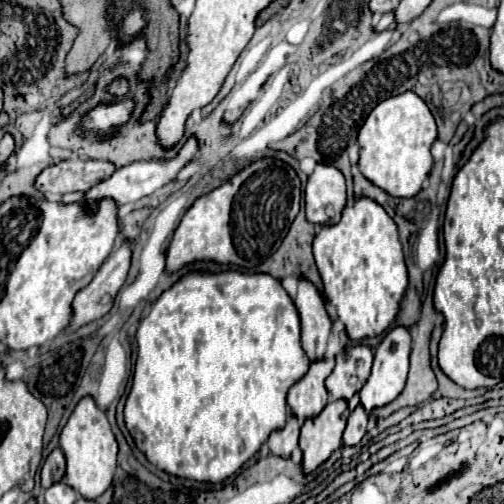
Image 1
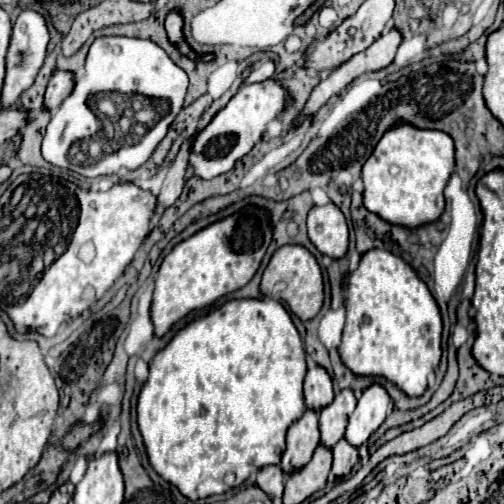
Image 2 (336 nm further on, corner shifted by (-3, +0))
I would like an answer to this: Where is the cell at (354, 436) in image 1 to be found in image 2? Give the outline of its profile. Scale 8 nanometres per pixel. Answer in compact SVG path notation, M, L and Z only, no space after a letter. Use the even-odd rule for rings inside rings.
M344 438L332 448L332 456L334 456L332 472L336 476L346 476L354 468L354 464L360 460L358 458L358 448L348 444L348 440L344 440Z

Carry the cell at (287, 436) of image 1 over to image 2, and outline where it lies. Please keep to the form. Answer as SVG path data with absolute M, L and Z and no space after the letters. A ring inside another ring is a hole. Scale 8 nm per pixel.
M264 466L258 470L256 474L256 484L268 492L268 496L272 500L280 498L284 492L284 482L286 482L286 474L280 466Z

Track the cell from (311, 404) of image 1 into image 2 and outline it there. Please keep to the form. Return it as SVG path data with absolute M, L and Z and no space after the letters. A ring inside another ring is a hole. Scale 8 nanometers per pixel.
M308 408L300 420L296 420L286 434L286 452L282 456L282 470L284 474L290 474L304 464L310 462L316 446L320 444L320 432L318 432L318 412Z

